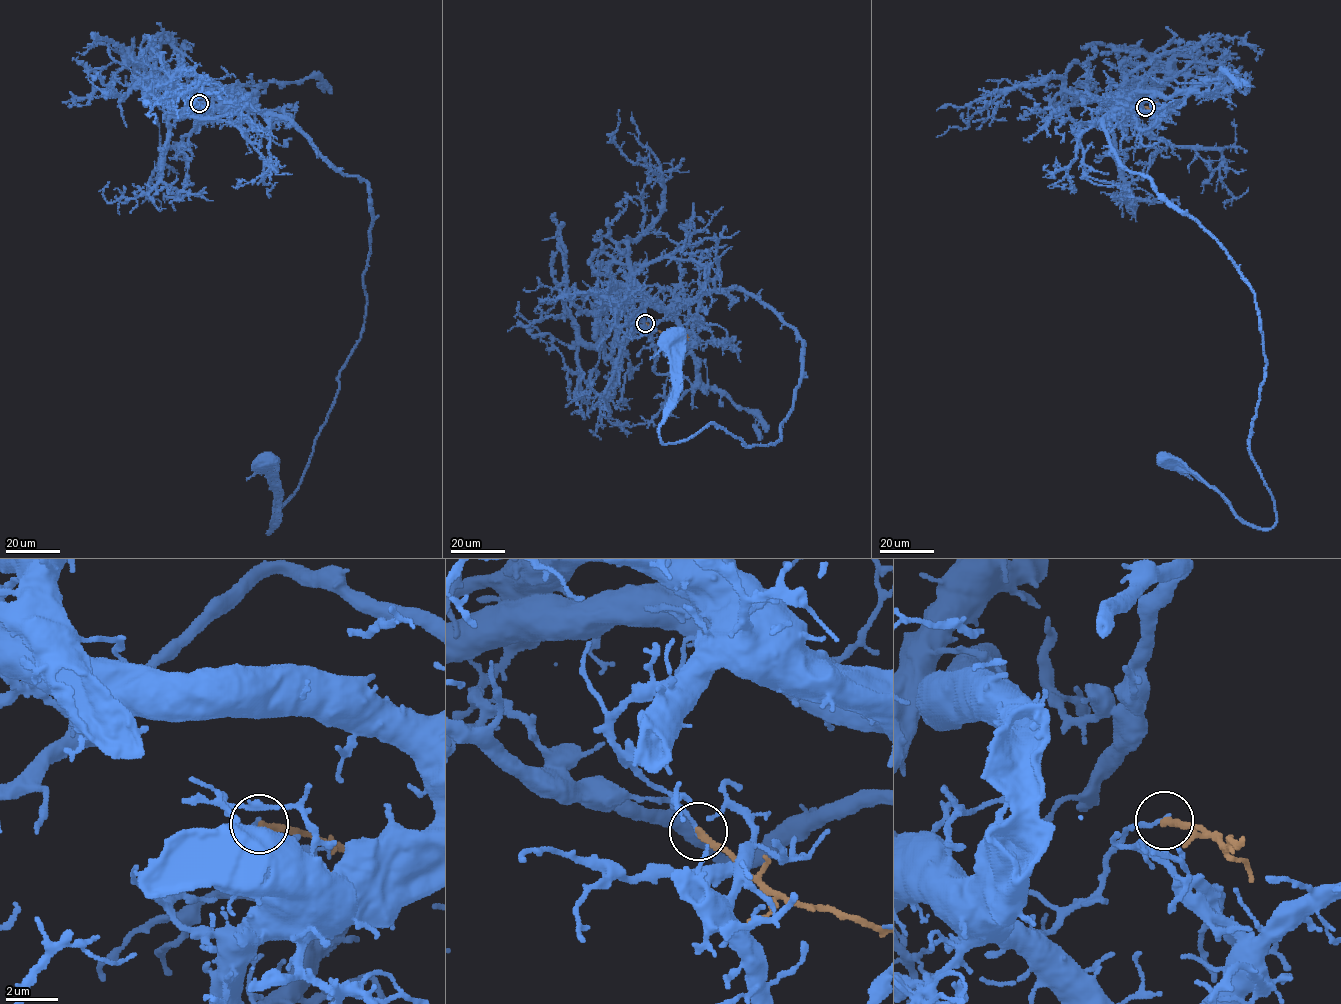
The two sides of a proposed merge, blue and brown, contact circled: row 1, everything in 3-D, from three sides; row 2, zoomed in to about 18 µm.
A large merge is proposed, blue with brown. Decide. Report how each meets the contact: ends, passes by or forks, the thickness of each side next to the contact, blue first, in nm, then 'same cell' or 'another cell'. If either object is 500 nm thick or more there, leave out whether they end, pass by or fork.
blue ends | brown ends | 140/280 nm | another cell

